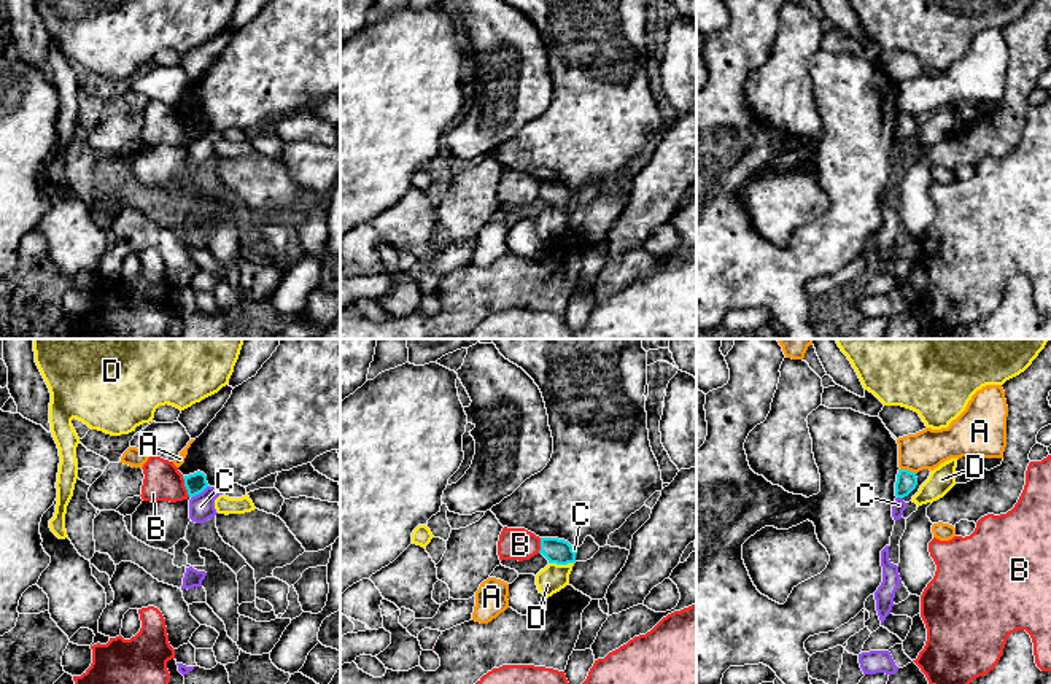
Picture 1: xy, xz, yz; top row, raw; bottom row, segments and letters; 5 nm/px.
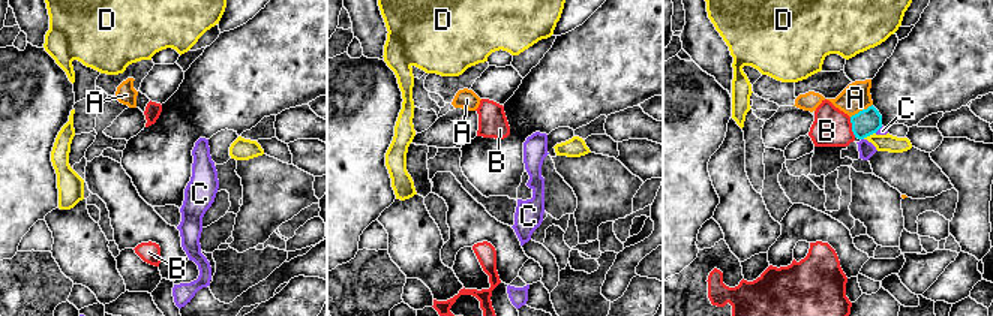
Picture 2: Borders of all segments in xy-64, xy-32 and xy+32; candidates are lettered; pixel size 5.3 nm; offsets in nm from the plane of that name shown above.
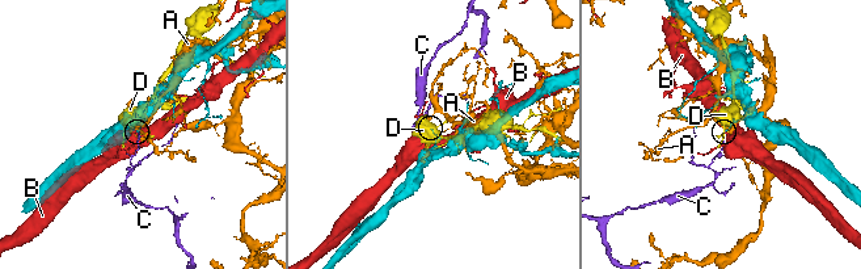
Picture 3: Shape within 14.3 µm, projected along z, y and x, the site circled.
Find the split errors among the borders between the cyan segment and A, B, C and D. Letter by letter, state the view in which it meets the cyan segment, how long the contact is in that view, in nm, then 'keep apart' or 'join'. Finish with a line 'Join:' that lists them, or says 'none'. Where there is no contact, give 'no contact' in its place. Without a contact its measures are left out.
A: yz | 90 nm | keep apart
B: xy | 120 nm | keep apart
C: xy | 120 nm | keep apart
D: xz | 140 nm | keep apart
Join: none

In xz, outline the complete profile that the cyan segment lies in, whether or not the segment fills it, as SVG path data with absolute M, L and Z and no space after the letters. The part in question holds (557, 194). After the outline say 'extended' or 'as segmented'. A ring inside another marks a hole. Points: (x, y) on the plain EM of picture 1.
M541 181L541 194L549 207L557 207L557 208L568 208L576 205L576 197L572 194L572 189L558 181Z; as segmented

